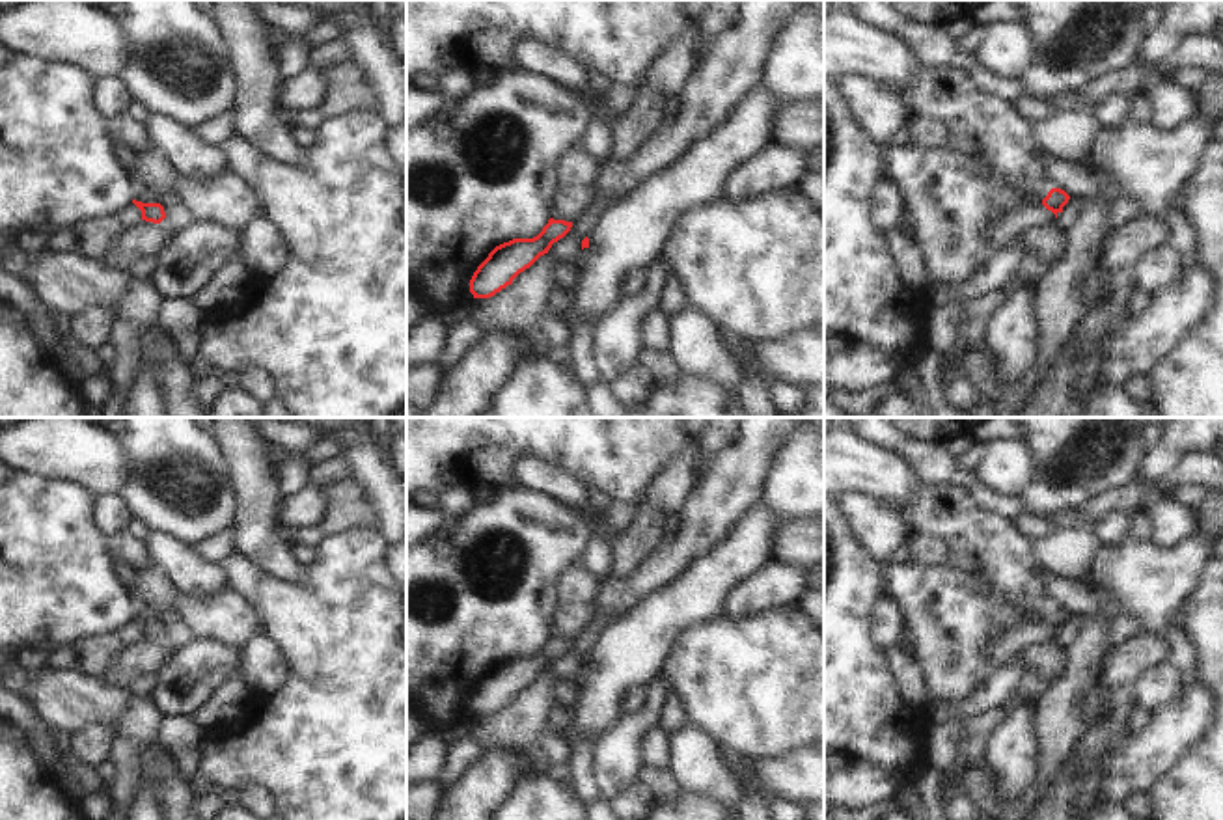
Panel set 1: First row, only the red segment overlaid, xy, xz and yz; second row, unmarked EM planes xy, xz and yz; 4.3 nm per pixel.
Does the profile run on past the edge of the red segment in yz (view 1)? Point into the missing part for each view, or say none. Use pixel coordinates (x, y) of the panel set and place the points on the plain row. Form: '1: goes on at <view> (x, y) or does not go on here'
1: does not go on here

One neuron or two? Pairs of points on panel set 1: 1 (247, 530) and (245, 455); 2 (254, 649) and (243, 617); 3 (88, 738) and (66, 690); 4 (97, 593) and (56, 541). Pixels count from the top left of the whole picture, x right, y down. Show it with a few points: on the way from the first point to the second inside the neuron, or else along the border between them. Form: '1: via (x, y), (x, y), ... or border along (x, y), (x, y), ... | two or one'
1: via (248, 511), (248, 474) | one
2: border along (260, 632), (239, 649) | two
3: border along (112, 733), (97, 725), (84, 725), (62, 740) | two
4: via (84, 580), (62, 554) | one

